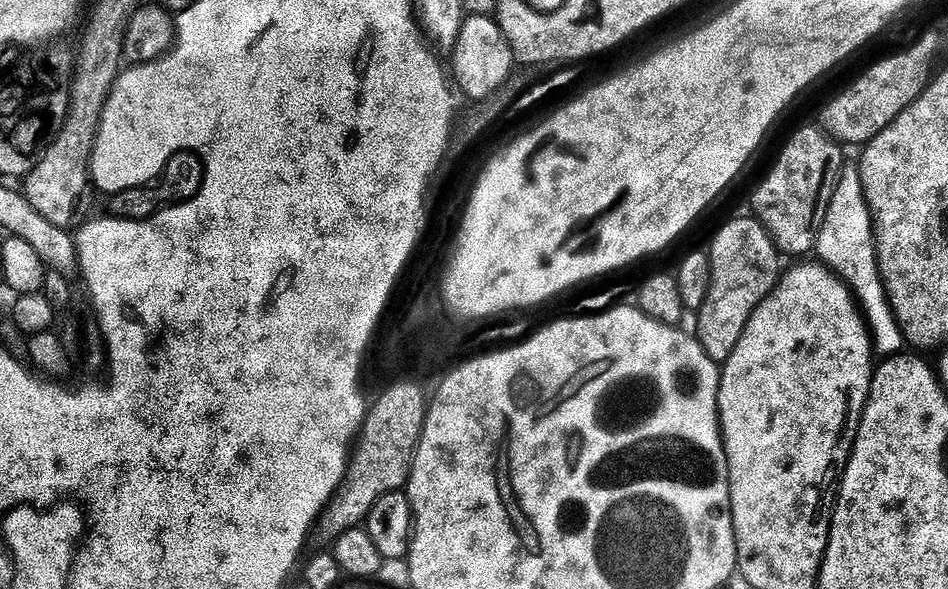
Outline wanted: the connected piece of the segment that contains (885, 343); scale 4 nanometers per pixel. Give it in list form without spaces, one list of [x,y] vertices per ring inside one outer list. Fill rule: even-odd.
[[[860,169],[848,172],[848,176],[840,176],[840,179],[836,181],[836,189],[830,198],[830,206],[826,210],[826,218],[816,236],[814,252],[815,255],[820,255],[821,257],[817,257],[851,288],[852,295],[856,297],[856,303],[868,325],[870,338],[878,338],[878,342],[872,342],[873,349],[878,352],[894,350],[894,342],[903,349],[906,337],[901,332],[900,326],[894,326],[894,322],[886,320],[888,305],[886,290],[878,292],[880,268],[874,268],[876,237],[872,234],[872,212],[868,208],[862,190]]]

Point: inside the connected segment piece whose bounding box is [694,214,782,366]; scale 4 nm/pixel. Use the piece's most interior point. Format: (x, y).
(745, 262)

